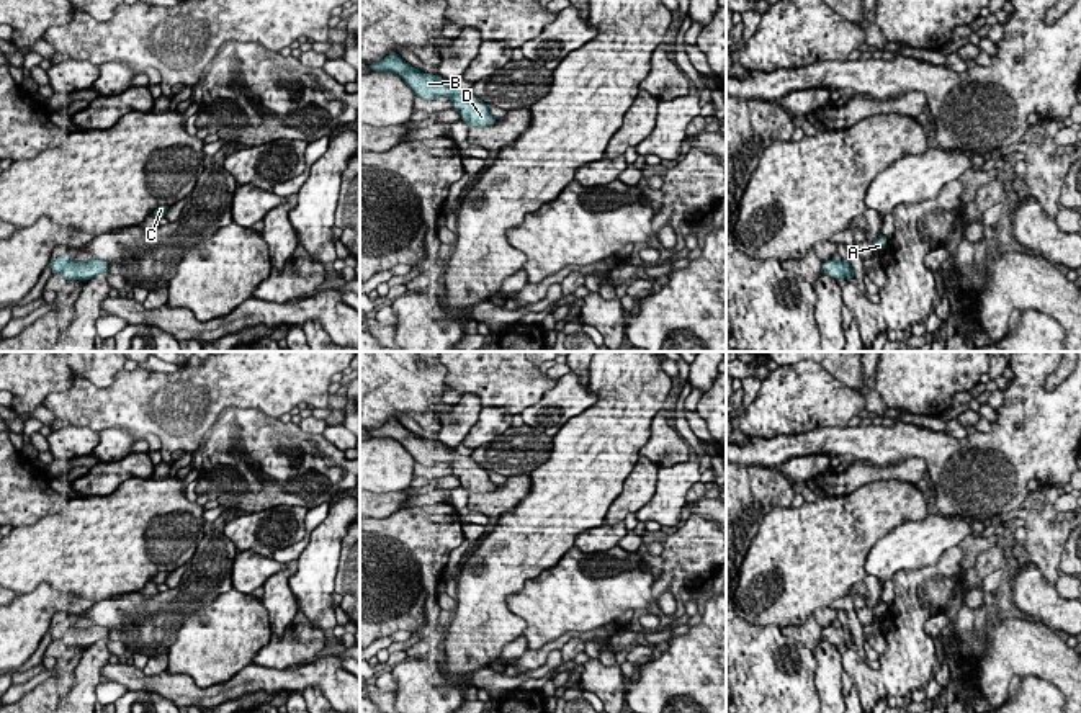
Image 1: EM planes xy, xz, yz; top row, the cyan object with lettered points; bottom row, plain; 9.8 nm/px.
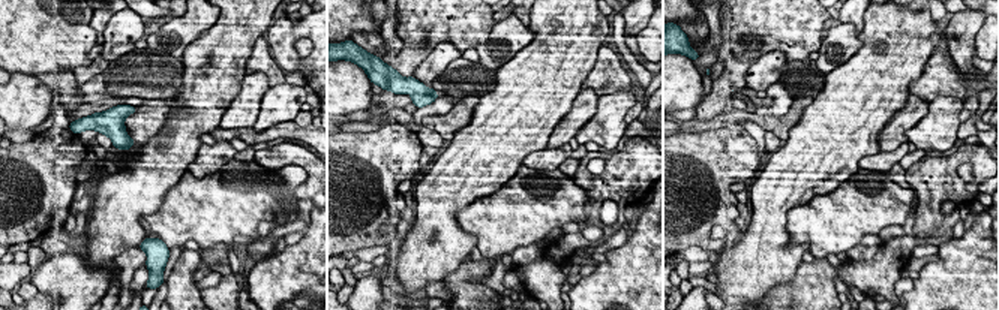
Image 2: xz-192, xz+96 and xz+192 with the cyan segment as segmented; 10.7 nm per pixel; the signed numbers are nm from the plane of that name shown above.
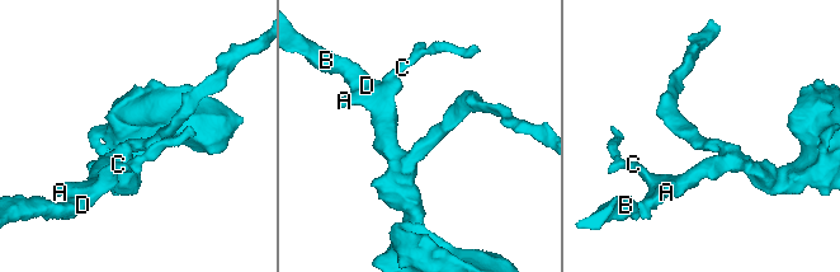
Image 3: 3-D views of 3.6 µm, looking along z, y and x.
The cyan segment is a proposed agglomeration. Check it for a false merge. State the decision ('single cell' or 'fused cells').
single cell

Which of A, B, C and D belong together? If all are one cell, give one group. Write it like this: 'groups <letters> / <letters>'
groups A B C D

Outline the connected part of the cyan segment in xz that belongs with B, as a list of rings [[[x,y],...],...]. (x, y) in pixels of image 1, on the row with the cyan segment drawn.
[[[391,52],[379,62],[371,62],[368,67],[375,72],[391,72],[401,77],[415,96],[435,100],[437,96],[450,96],[453,108],[458,111],[468,128],[491,126],[497,119],[489,113],[484,101],[478,100],[471,90],[463,90],[456,82],[448,82],[432,74],[422,74],[407,64],[397,52]]]

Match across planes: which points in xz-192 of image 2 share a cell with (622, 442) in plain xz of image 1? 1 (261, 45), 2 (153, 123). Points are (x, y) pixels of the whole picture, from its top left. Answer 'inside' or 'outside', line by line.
1: outside
2: outside

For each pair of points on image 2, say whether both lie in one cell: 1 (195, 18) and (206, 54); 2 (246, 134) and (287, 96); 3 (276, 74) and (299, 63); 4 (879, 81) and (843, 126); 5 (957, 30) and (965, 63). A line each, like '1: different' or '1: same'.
1: different
2: different
3: different
4: same
5: same

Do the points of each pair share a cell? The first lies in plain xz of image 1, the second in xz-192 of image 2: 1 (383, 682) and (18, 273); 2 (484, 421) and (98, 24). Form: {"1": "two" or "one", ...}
{"1": "two", "2": "two"}

